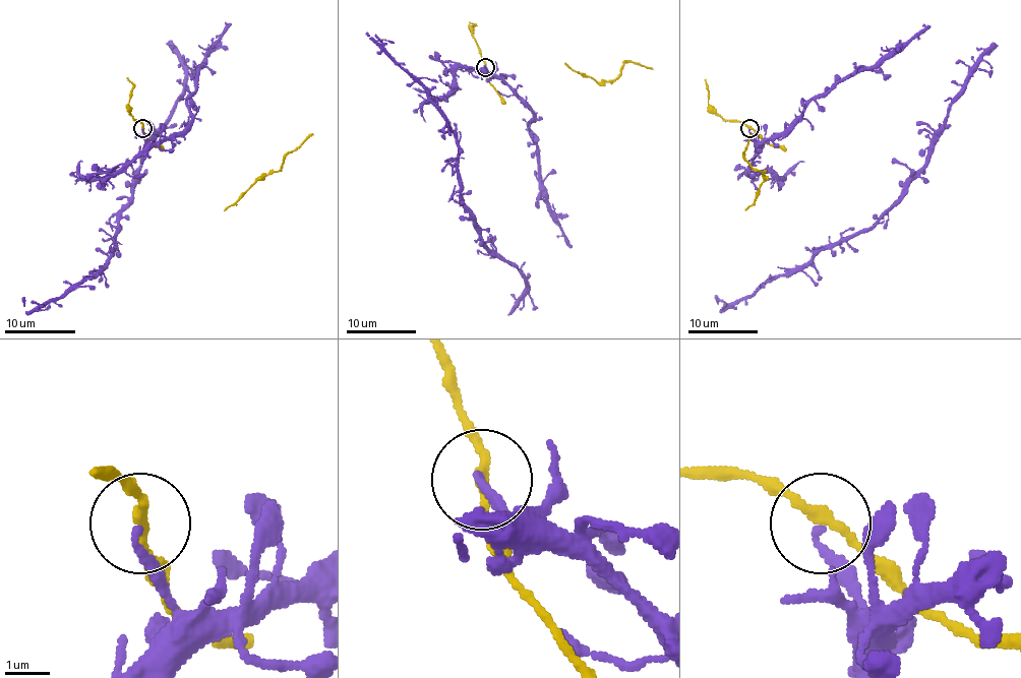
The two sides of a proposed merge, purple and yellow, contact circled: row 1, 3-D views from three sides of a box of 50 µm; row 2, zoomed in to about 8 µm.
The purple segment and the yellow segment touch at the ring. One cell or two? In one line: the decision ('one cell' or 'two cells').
two cells

